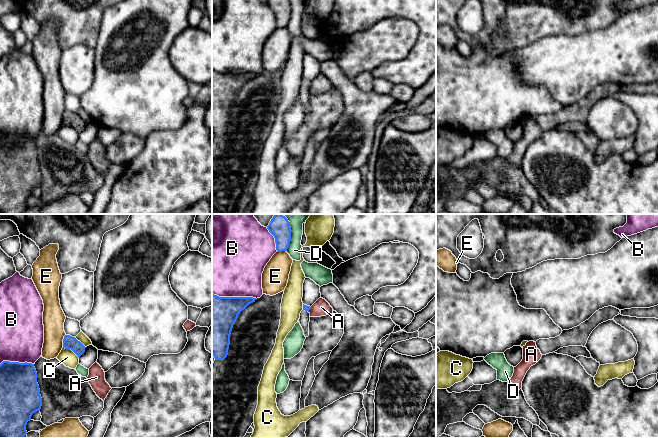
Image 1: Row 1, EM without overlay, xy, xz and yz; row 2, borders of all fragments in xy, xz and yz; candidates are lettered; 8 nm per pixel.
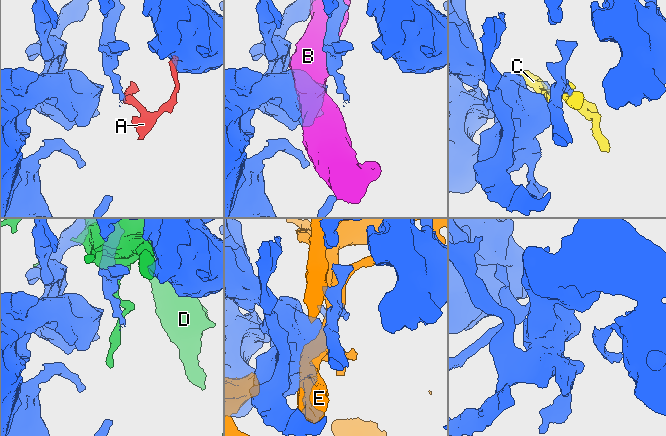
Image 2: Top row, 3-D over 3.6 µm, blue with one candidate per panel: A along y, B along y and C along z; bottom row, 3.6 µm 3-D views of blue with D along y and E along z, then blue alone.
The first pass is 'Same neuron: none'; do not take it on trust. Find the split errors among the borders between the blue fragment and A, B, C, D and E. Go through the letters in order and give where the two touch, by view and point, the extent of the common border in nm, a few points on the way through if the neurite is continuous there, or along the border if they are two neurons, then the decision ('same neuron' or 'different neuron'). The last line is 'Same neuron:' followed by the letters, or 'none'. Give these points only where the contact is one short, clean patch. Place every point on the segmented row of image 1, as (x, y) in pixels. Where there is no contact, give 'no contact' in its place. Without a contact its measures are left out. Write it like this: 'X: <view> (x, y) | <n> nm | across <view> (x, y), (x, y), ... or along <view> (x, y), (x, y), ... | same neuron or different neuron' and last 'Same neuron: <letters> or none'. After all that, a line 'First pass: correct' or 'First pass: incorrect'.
A: xz (309, 309) | 40 nm | along xz (310, 307), (308, 311) | different neuron
B: xz (234, 297) | 360 nm | different neuron
C: xy (71, 349) | 150 nm | different neuron
D: xz (290, 232) | 300 nm | different neuron
E: xy (63, 341) | 110 nm | different neuron
Same neuron: none
First pass: correct

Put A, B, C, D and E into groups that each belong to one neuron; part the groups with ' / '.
A / B / C / D / E

